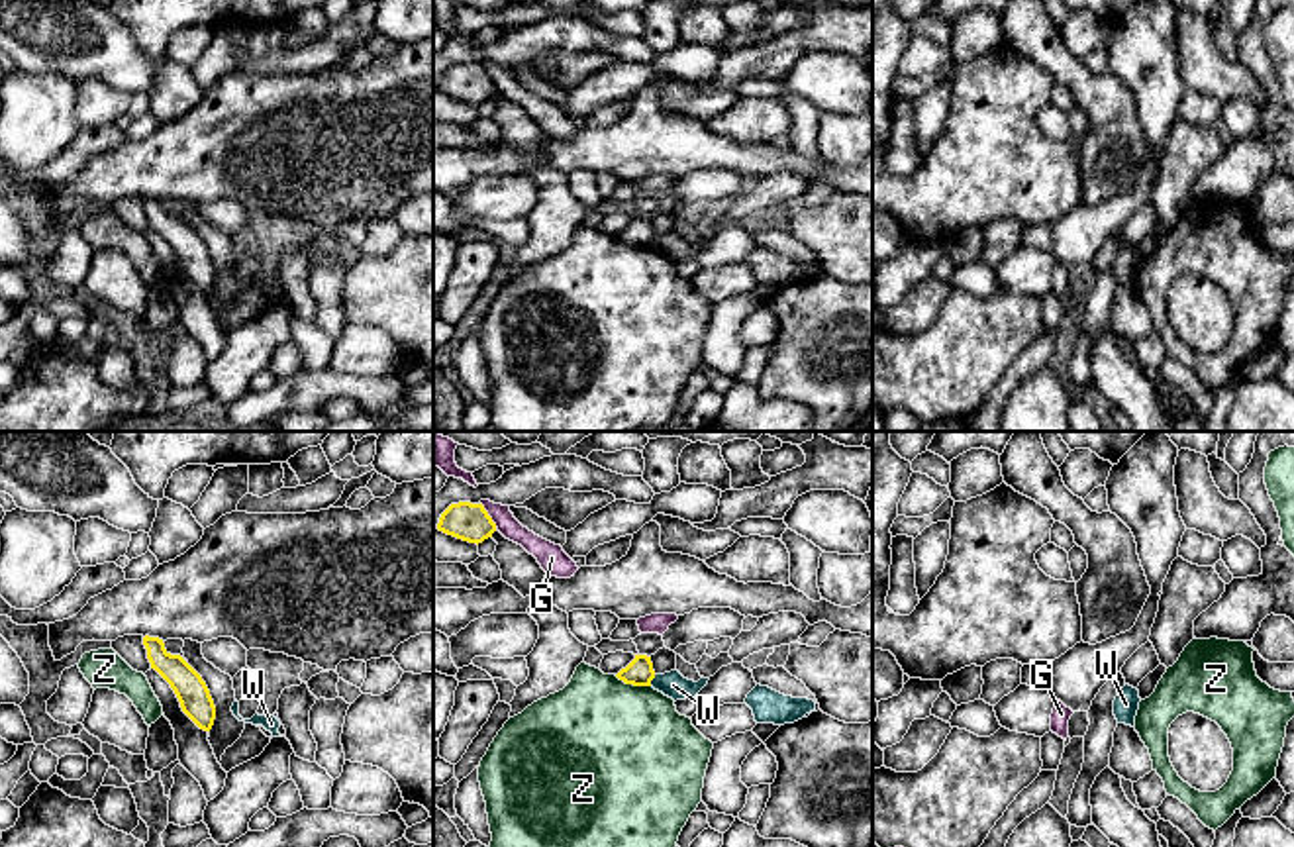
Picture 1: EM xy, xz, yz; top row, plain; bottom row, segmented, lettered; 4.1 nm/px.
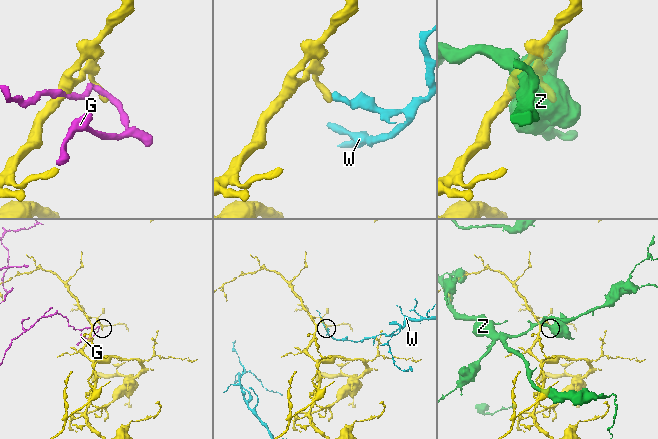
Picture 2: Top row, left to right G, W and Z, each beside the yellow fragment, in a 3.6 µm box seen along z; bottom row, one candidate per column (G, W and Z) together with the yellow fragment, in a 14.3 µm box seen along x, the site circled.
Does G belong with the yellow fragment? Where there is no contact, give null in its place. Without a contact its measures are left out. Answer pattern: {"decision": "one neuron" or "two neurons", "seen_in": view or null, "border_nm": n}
{"decision": "two neurons", "seen_in": "xz", "border_nm": 120}

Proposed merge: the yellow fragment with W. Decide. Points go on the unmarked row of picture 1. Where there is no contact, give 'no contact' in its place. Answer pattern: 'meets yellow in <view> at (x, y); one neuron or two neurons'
meets yellow in xz at (651, 240); two neurons

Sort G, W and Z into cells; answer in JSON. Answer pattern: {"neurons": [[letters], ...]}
{"neurons": [["G"], ["W"], ["Z"]]}

